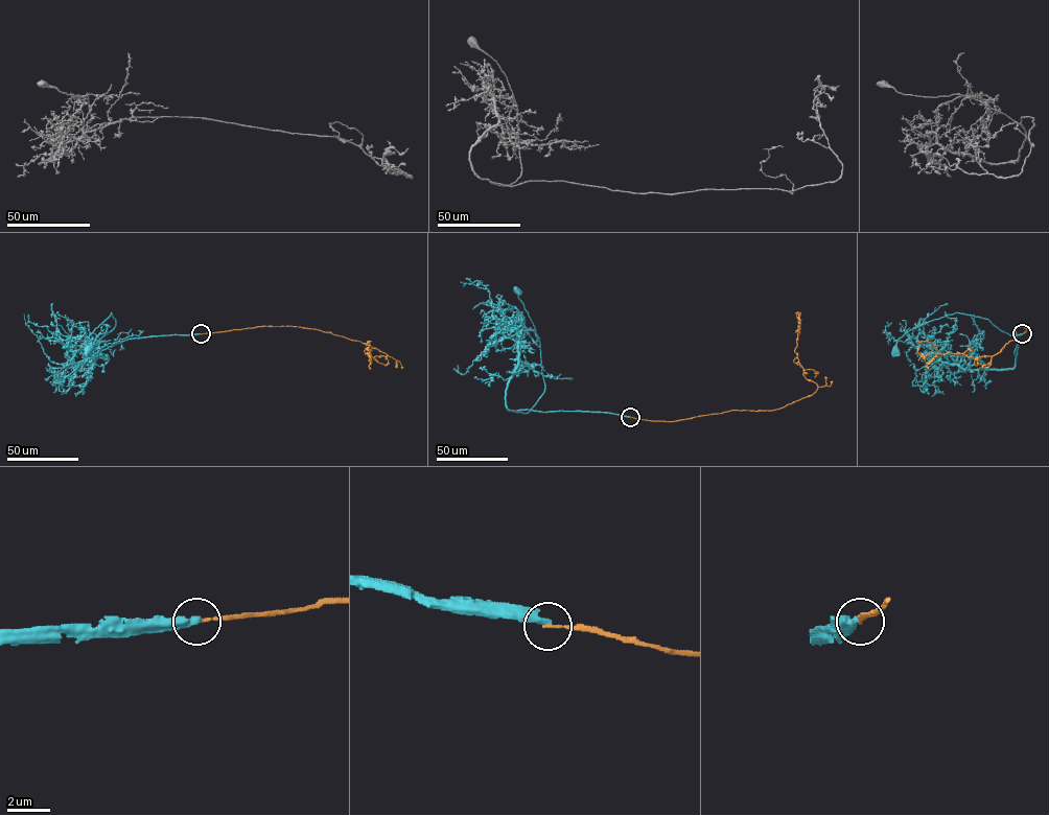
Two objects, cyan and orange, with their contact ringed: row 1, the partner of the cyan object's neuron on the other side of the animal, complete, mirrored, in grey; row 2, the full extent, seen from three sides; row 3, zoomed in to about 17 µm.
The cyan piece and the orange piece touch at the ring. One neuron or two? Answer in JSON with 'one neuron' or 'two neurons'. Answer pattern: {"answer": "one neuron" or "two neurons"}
{"answer": "two neurons"}

